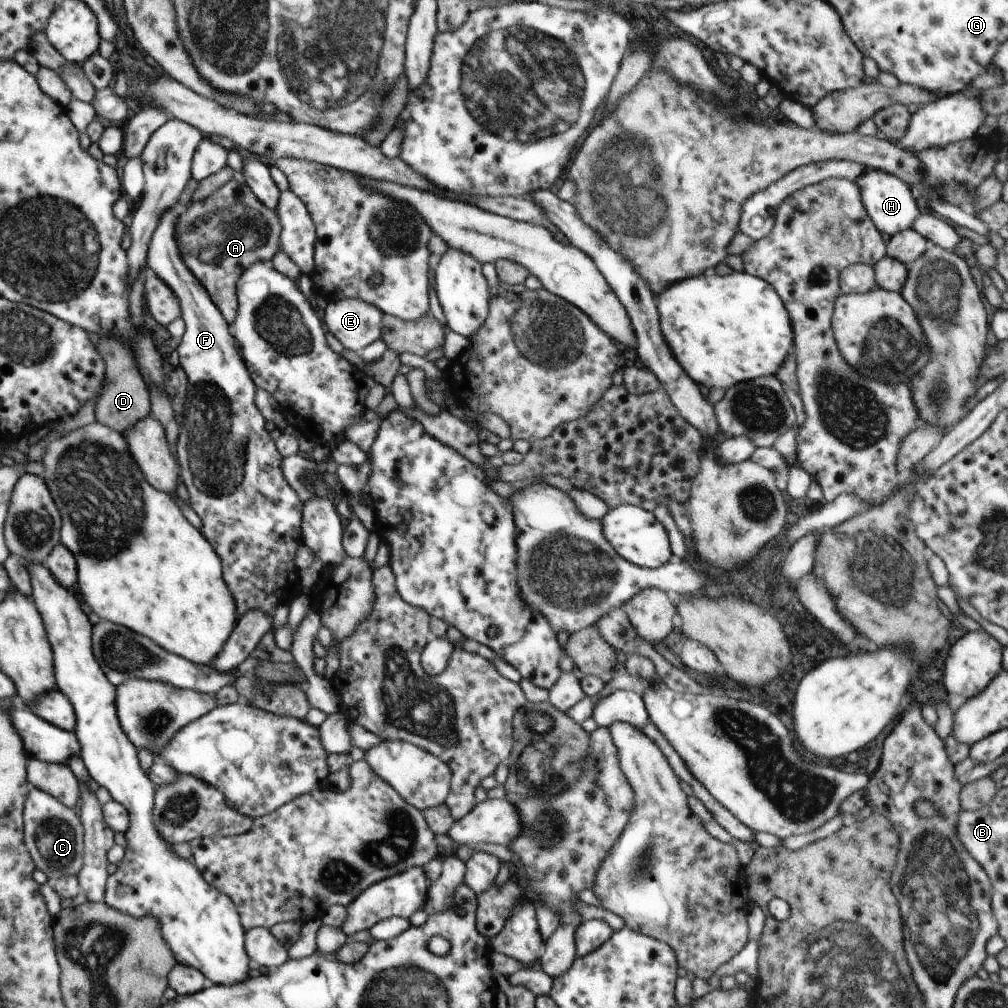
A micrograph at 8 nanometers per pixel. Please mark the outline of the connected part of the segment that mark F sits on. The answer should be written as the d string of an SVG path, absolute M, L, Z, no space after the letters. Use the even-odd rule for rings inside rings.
M177 205L162 212L146 255L148 267L179 297L181 317L185 322L185 332L178 346L178 365L182 366L188 379L184 422L179 427L176 441L180 473L189 492L189 504L202 521L201 532L207 540L216 544L215 551L224 556L223 578L228 580L232 596L236 596L236 608L240 608L240 616L252 610L262 610L264 614L274 613L279 604L290 604L303 587L295 563L296 551L303 544L303 502L298 498L298 492L284 478L281 468L283 456L266 430L266 420L256 408L257 386L238 352L238 341L233 329L224 320L222 310L211 299L205 285L184 264L176 237L176 220L180 211L181 207Z

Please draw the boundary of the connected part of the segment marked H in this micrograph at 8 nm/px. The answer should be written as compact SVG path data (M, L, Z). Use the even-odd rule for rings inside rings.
M868 168L854 182L860 188L862 202L868 216L882 234L888 234L888 236L892 237L894 234L910 229L913 220L918 218L920 210L916 205L916 199L911 195L911 187L900 178L896 178L896 176L892 176L892 174L884 172L884 170Z

